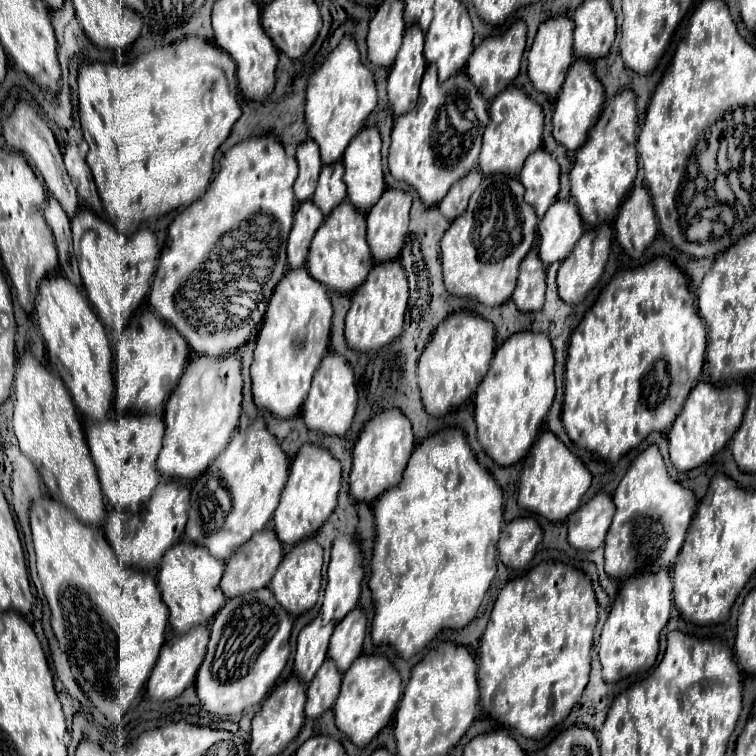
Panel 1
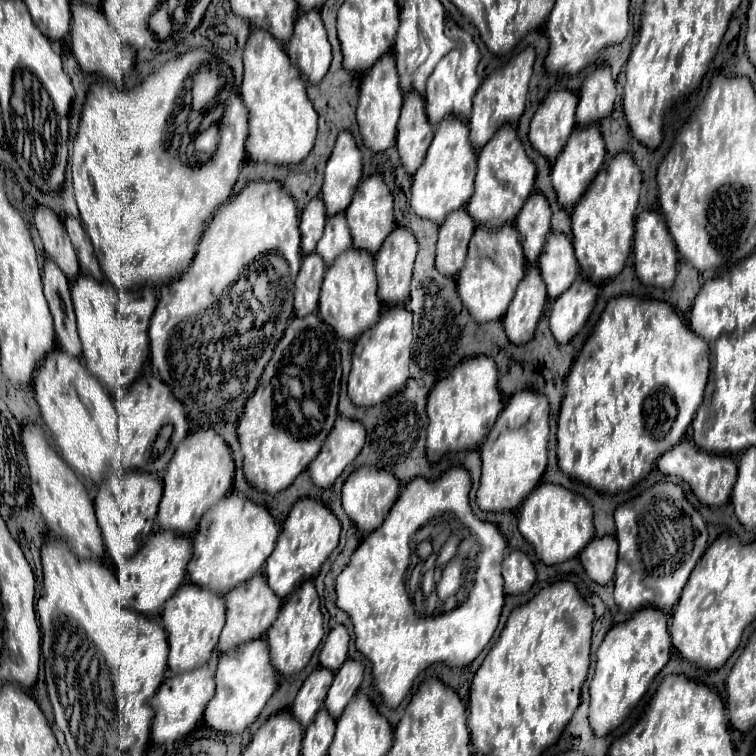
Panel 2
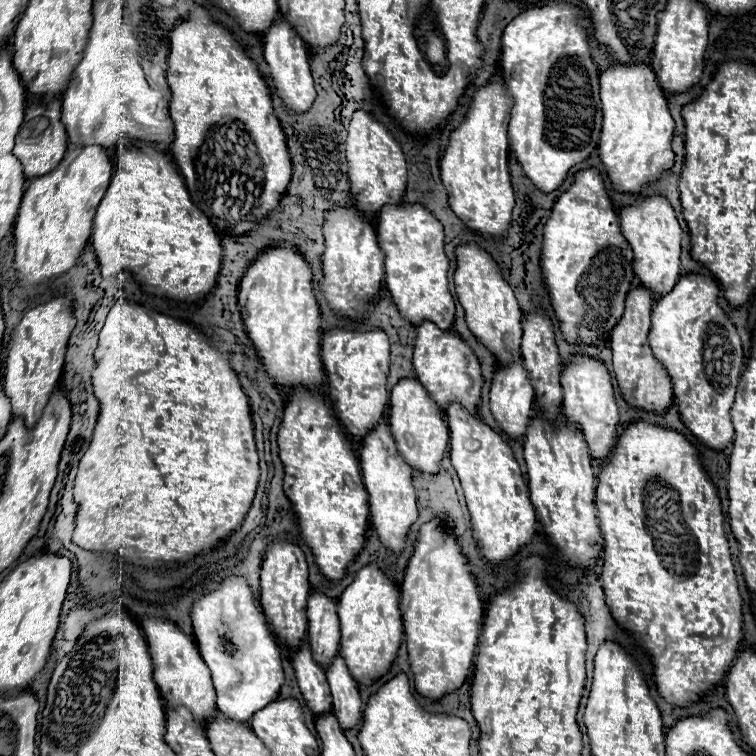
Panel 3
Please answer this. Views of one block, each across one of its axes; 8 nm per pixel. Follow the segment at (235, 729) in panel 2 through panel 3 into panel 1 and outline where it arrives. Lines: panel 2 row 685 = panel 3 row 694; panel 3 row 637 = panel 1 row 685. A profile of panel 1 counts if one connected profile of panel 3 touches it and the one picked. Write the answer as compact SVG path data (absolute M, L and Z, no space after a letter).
M260 588L254 592L246 592L242 596L228 598L228 604L220 608L220 612L216 614L216 620L212 622L208 652L196 674L196 692L198 692L202 706L210 714L218 714L218 716L240 714L246 708L258 706L268 696L268 692L274 688L280 672L284 670L288 662L290 630L292 630L292 616L288 616L288 612L280 608L280 604L276 602L276 598L272 596L268 588Z

